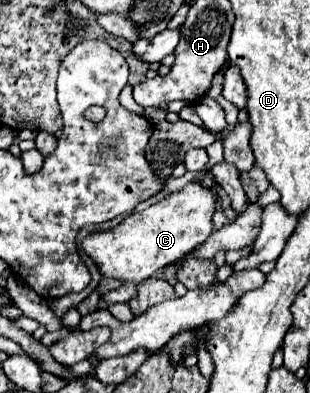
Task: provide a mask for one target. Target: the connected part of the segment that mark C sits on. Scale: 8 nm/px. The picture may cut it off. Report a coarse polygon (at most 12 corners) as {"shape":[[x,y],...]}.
{"shape":[[190,182],[92,232],[104,278],[140,284],[206,242],[216,192]]}

